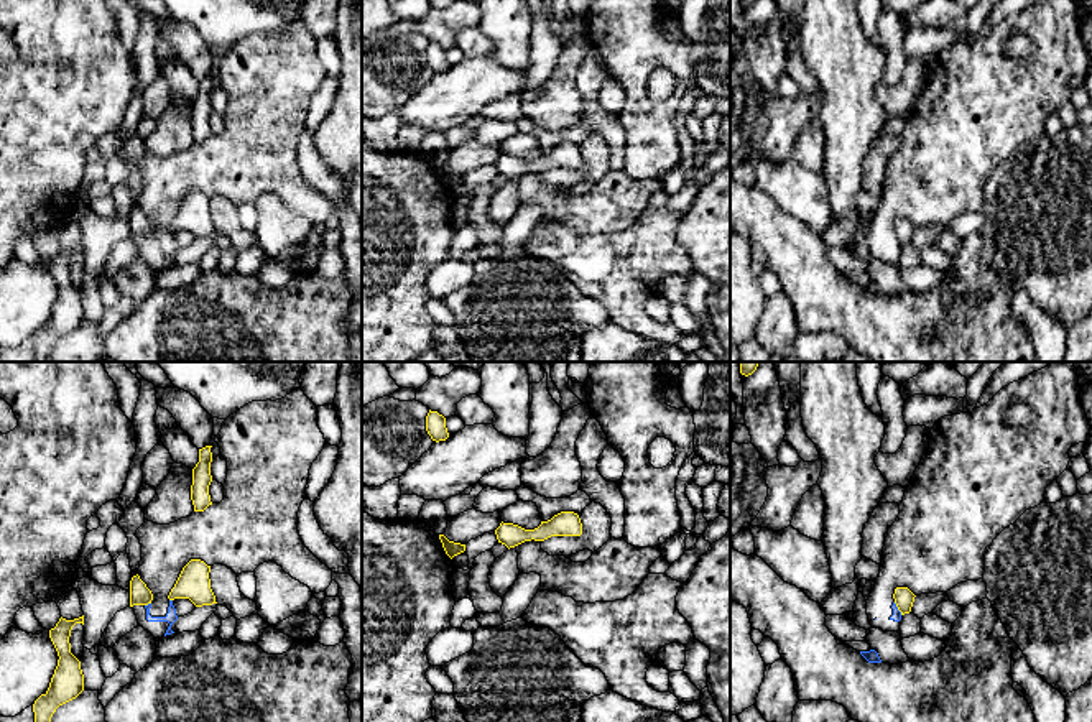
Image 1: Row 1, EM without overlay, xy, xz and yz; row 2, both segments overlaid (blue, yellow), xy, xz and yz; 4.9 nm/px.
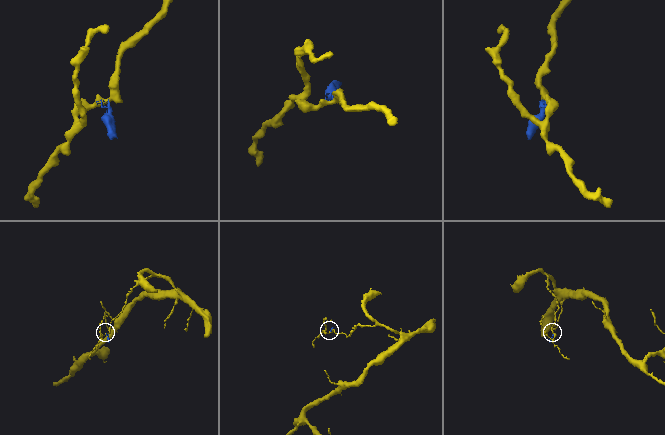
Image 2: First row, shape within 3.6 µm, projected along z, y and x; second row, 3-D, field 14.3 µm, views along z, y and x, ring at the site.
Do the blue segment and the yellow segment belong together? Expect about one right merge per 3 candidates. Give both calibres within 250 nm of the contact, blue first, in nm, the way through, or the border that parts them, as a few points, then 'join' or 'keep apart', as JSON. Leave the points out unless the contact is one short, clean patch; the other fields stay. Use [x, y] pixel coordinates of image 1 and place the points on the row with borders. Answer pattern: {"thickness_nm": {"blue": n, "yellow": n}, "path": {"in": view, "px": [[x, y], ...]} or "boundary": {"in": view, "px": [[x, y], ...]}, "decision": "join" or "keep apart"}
{"thickness_nm": {"blue": 60, "yellow": 100}, "boundary": {"in": "xy", "px": [[150, 602], [145, 606]]}, "decision": "keep apart"}

